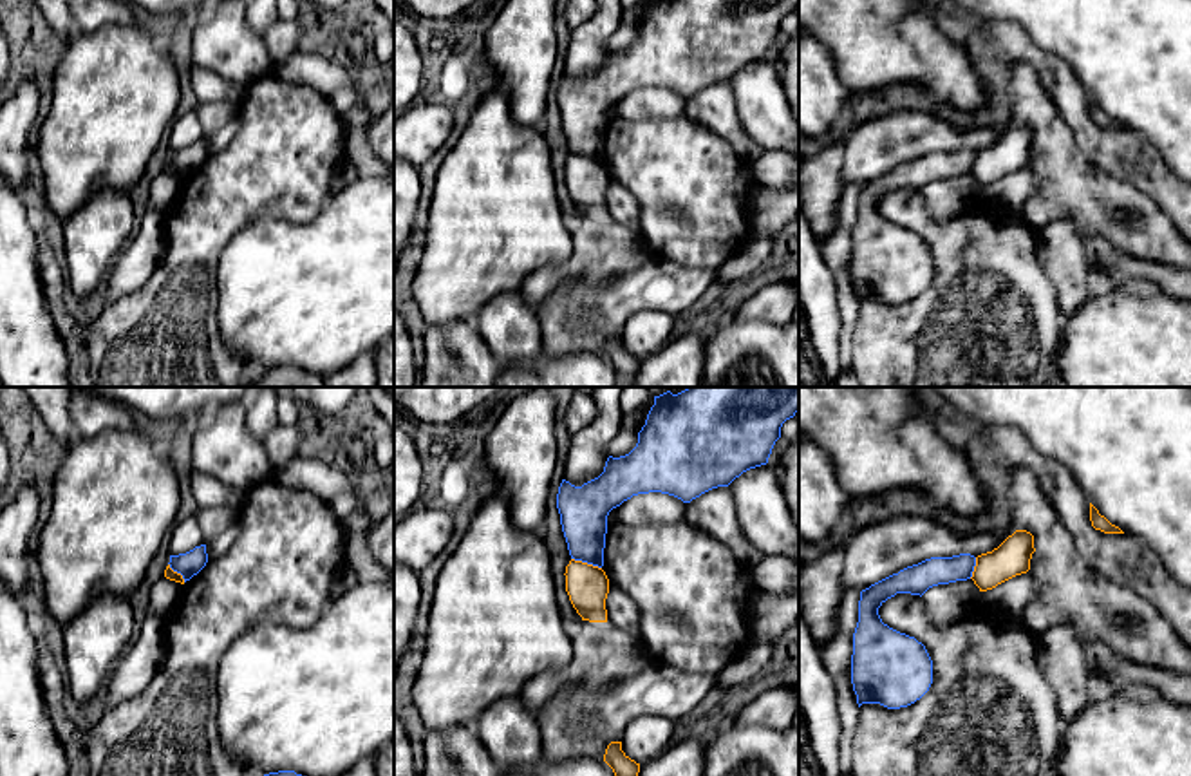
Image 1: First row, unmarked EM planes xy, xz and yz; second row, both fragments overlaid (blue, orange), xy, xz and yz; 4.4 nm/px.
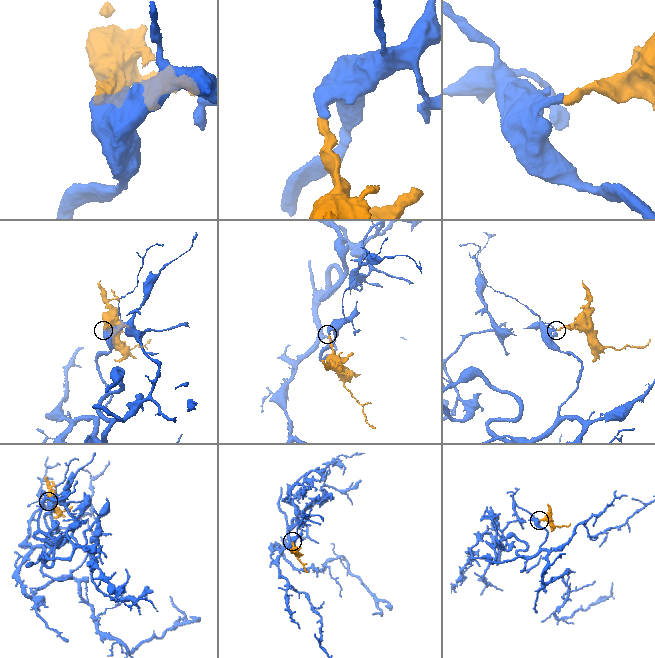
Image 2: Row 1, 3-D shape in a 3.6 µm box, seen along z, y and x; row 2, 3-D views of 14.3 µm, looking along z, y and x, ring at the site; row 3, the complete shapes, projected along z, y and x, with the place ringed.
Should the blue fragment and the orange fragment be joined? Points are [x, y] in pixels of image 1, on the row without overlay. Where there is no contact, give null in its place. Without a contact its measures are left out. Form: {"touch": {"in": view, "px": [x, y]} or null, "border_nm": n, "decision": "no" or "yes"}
{"touch": {"in": "xz", "px": [586, 156]}, "border_nm": 140, "decision": "no"}

